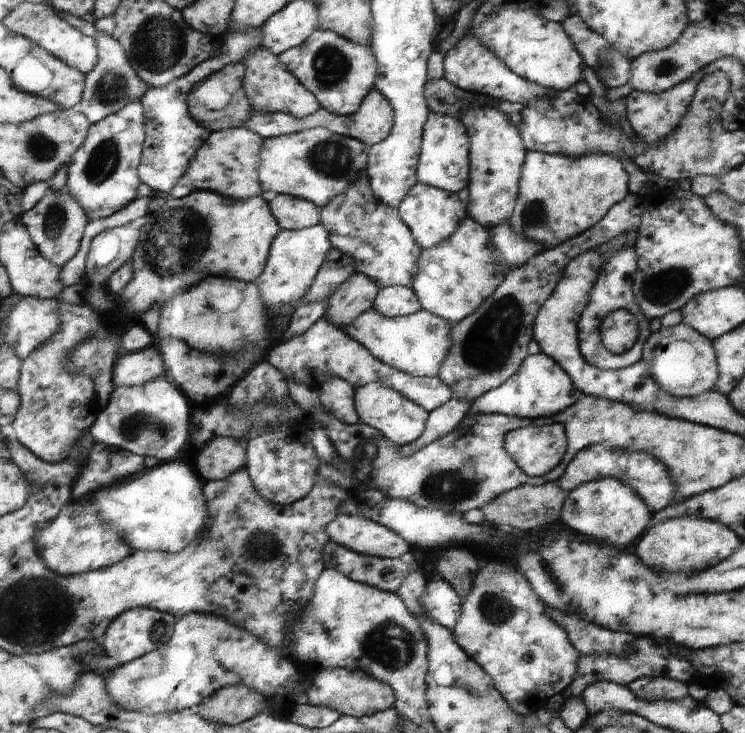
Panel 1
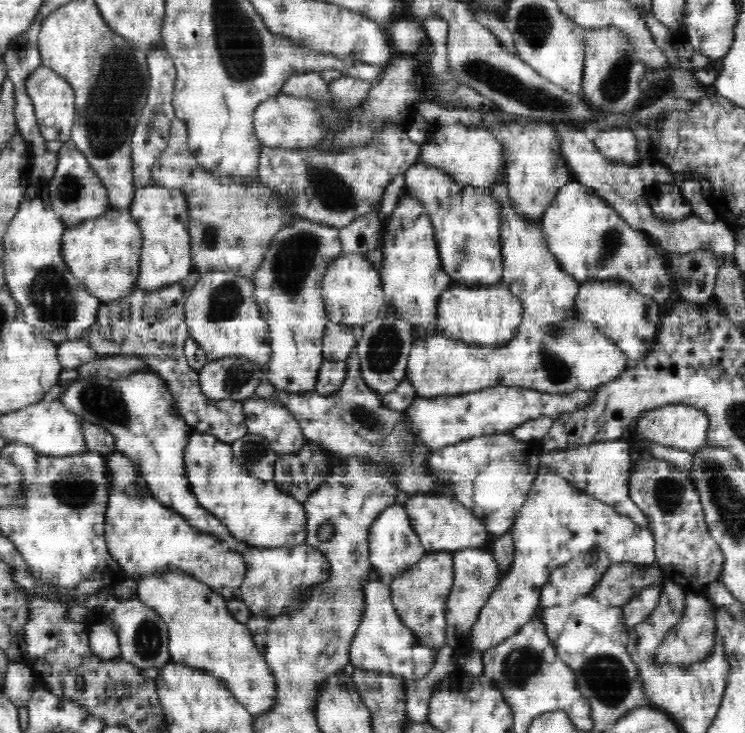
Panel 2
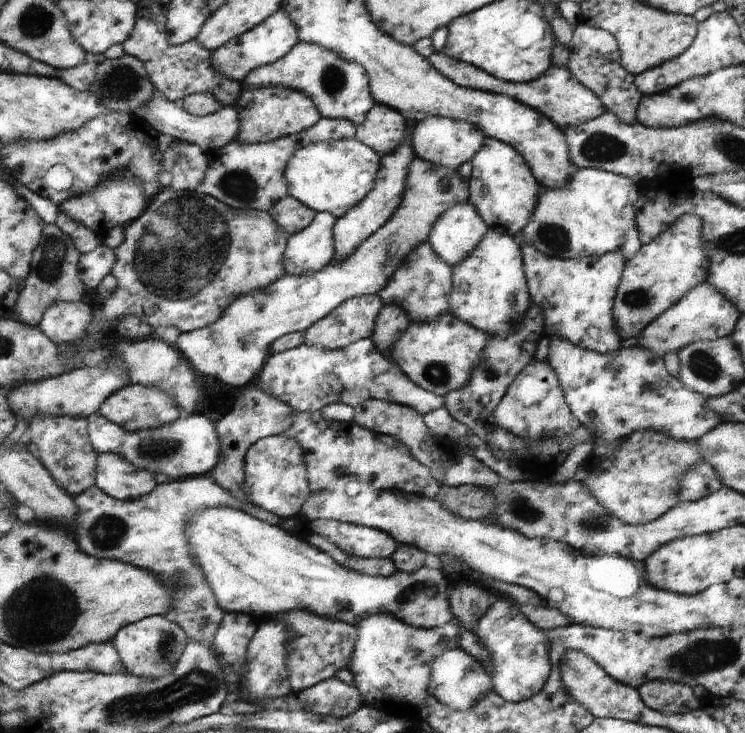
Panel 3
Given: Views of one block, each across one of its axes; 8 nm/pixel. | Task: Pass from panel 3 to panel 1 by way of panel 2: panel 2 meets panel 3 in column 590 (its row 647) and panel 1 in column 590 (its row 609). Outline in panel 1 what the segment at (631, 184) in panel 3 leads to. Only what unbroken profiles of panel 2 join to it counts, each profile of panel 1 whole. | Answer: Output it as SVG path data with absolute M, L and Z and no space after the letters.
M526 151L520 195L510 216L510 226L524 240L534 242L537 253L556 248L604 219L614 204L621 203L629 195L628 181L621 161L610 154L586 154L572 158Z

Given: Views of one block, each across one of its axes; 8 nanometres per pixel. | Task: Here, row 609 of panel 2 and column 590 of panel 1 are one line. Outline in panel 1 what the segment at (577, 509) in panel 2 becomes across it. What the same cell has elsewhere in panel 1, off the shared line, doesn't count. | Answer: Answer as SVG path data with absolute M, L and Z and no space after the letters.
M601 478L582 483L567 493L561 520L582 536L603 542L604 546L624 549L650 526L650 508L630 484L618 478Z

